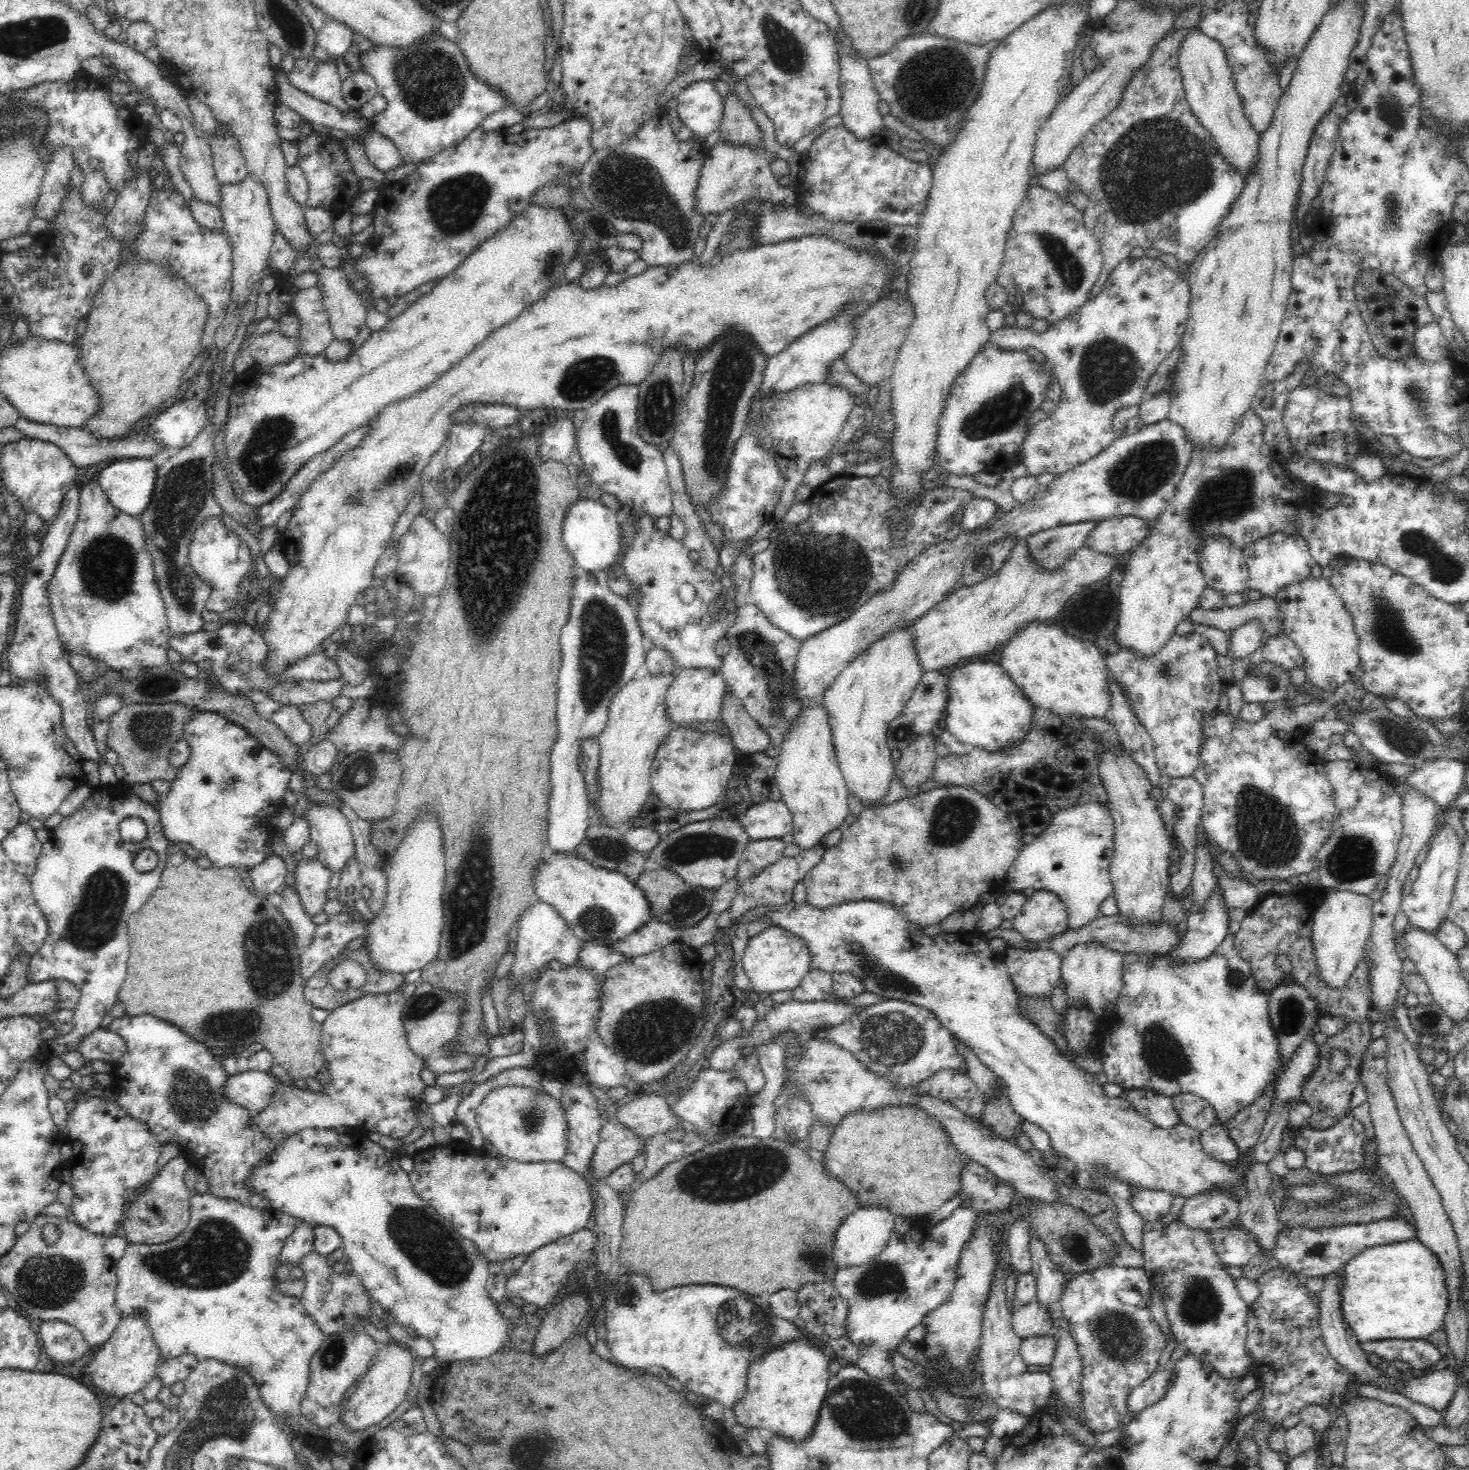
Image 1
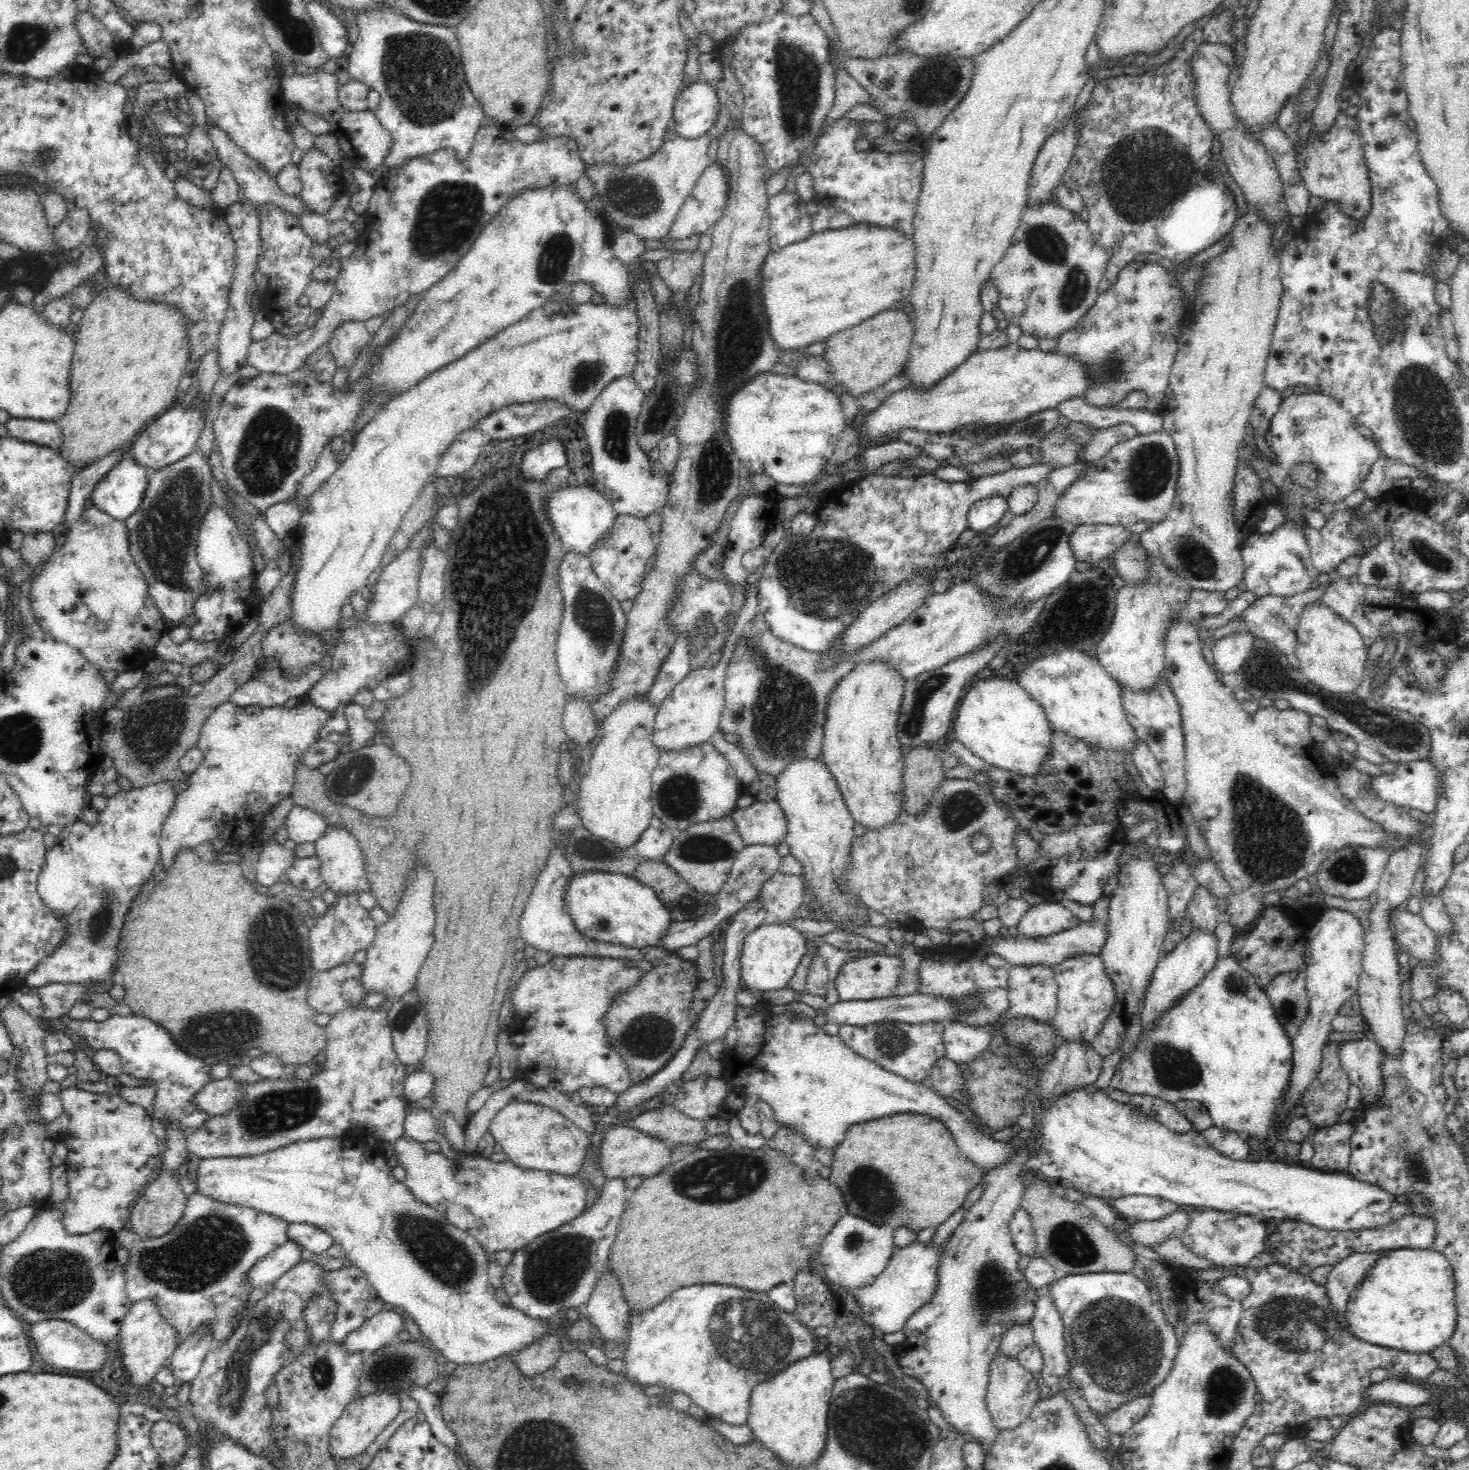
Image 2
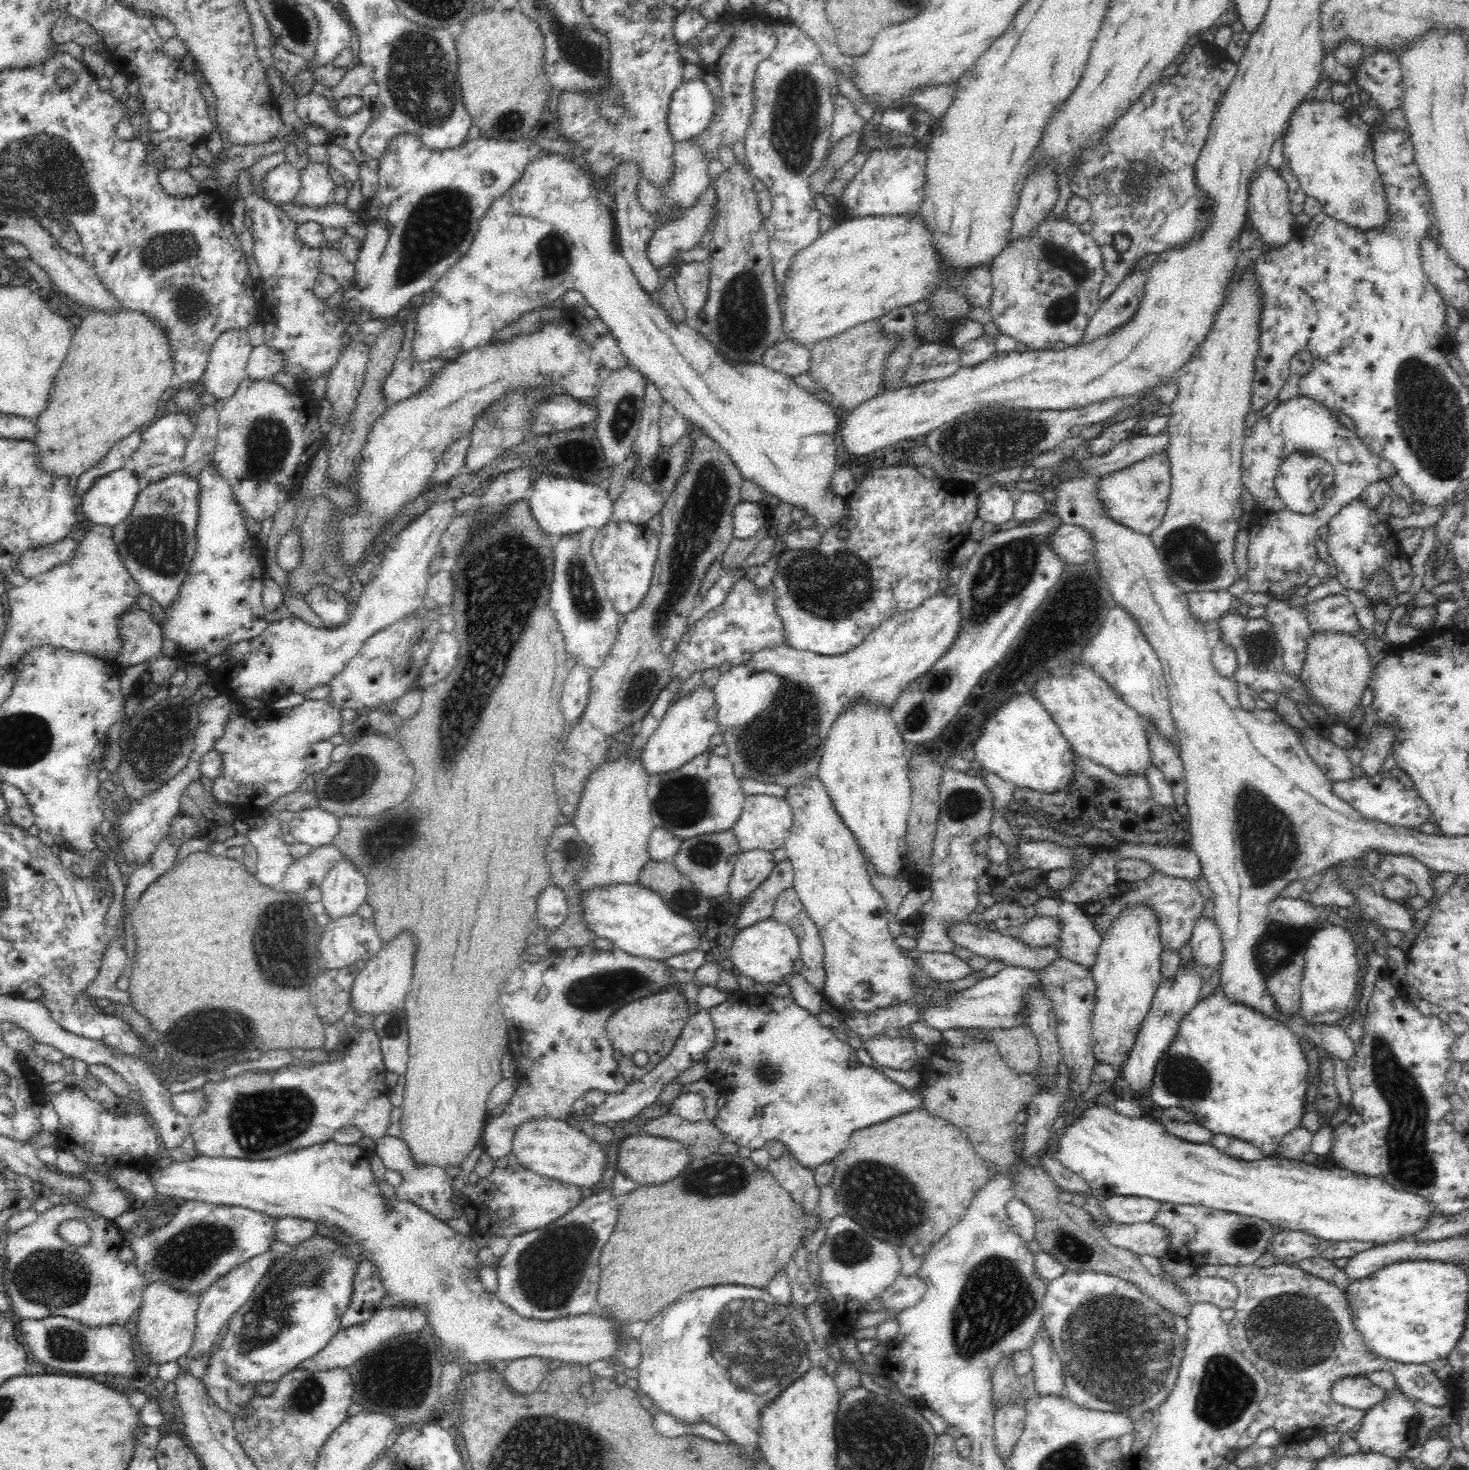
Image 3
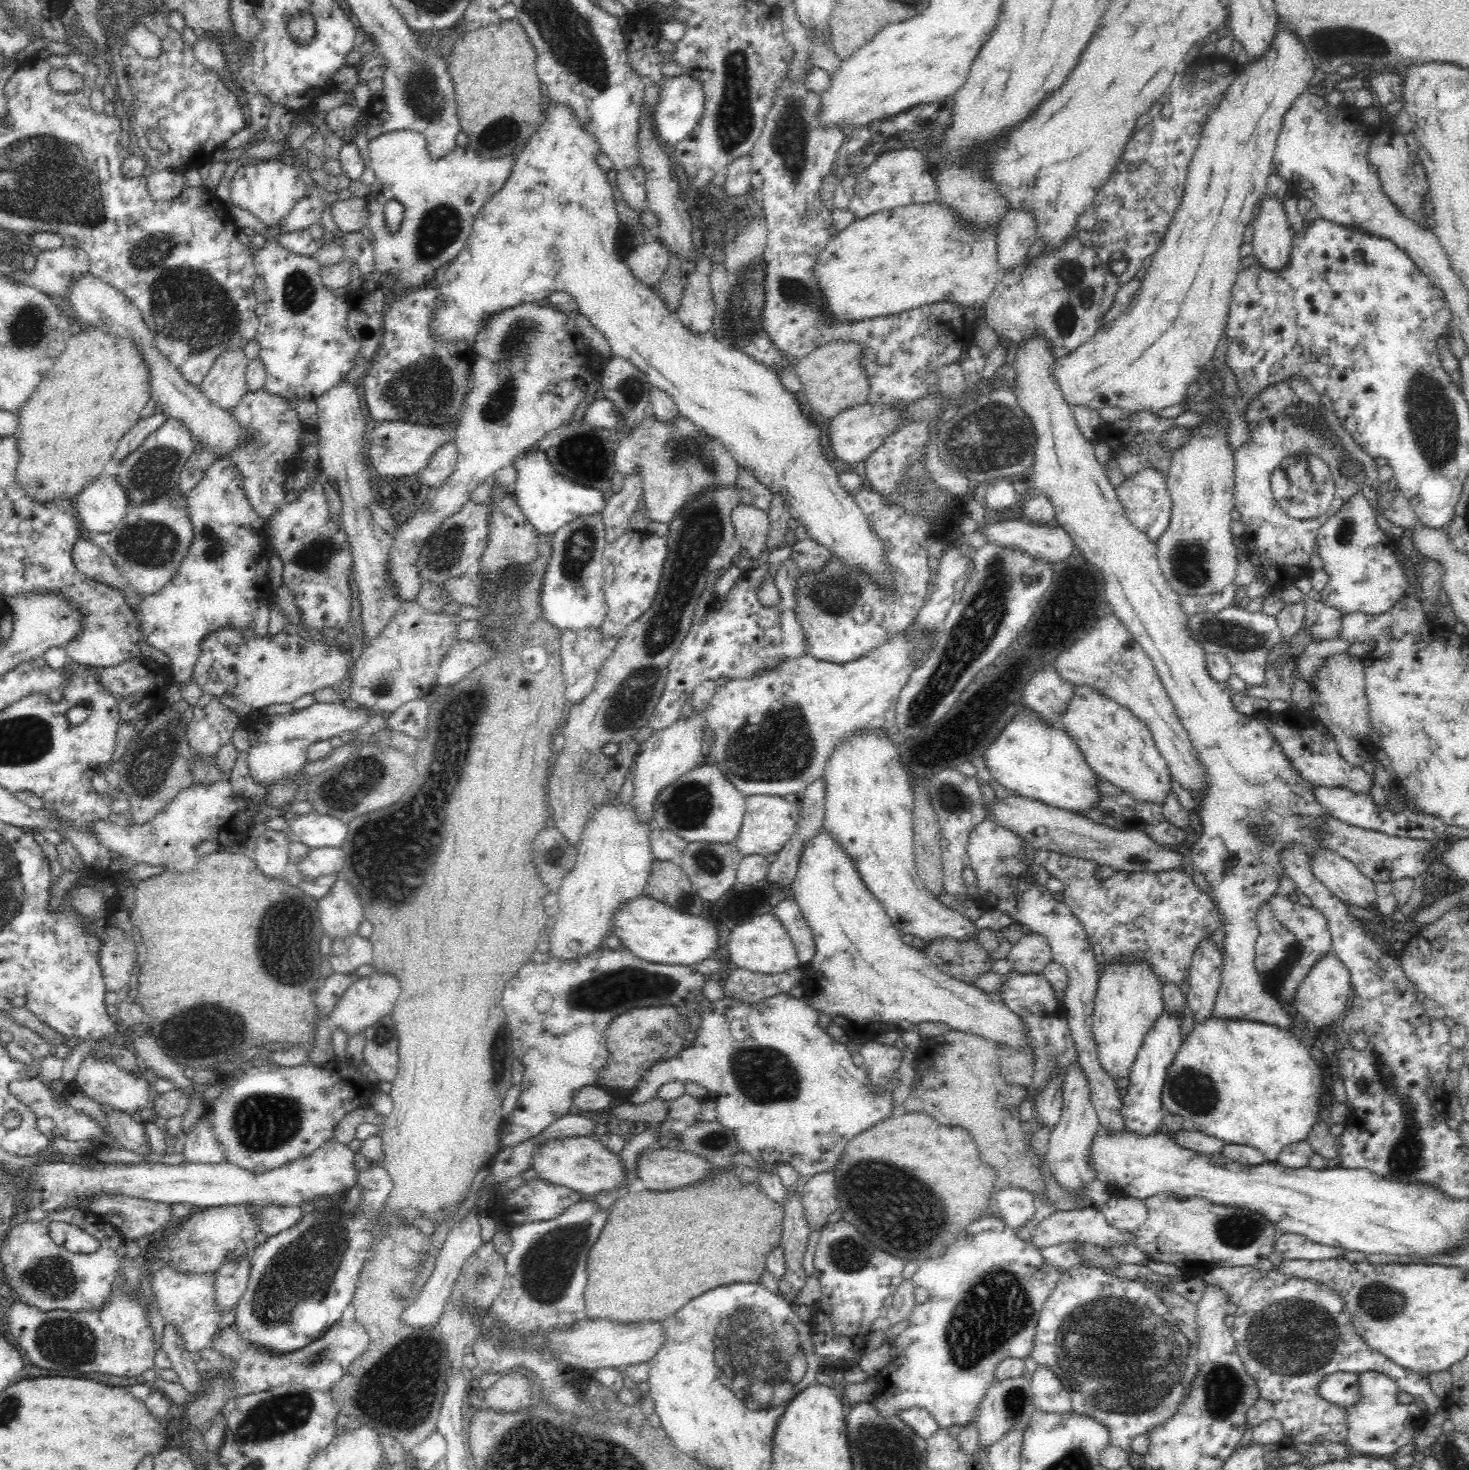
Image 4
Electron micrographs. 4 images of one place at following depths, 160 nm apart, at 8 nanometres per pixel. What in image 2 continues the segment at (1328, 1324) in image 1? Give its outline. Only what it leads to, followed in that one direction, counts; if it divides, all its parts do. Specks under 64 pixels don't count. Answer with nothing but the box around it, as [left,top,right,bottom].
[1325,1250,1392,1330]

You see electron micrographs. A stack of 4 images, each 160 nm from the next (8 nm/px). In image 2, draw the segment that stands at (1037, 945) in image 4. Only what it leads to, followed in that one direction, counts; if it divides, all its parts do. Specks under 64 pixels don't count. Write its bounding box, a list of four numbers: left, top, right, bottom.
[1017,900,1082,938]

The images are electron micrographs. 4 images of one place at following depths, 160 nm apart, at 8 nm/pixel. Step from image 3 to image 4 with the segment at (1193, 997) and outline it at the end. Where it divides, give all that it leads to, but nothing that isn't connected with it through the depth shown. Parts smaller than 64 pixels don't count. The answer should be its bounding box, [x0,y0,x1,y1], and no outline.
[1122,1011,1180,1137]

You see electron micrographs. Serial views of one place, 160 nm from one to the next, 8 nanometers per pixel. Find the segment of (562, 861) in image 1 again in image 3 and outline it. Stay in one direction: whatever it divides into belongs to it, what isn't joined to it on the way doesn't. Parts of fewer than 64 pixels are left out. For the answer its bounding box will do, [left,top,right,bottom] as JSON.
[582,885,703,961]

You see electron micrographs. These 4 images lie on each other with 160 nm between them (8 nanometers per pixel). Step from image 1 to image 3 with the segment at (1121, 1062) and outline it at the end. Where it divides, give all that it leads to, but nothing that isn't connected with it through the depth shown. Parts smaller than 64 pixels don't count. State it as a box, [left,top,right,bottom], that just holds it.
[1148,989,1309,1157]

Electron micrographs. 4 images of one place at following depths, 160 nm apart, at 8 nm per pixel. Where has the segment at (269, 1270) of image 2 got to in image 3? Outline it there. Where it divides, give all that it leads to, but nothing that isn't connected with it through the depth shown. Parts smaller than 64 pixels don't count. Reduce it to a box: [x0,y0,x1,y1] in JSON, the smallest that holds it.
[189,1250,272,1358]

